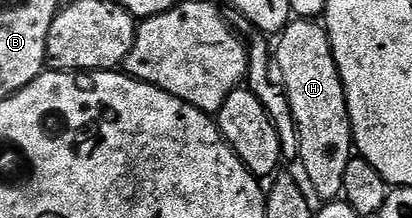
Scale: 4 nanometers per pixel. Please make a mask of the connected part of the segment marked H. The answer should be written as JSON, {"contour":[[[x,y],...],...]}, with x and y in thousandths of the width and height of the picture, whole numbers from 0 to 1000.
{"contour":[[[718,83],[699,106],[672,193],[663,216],[663,289],[711,500],[711,555],[731,647],[723,743],[735,748],[735,784],[777,917],[820,917],[833,890],[837,757],[857,720],[857,642],[852,500],[803,239],[794,128],[750,87]]]}

